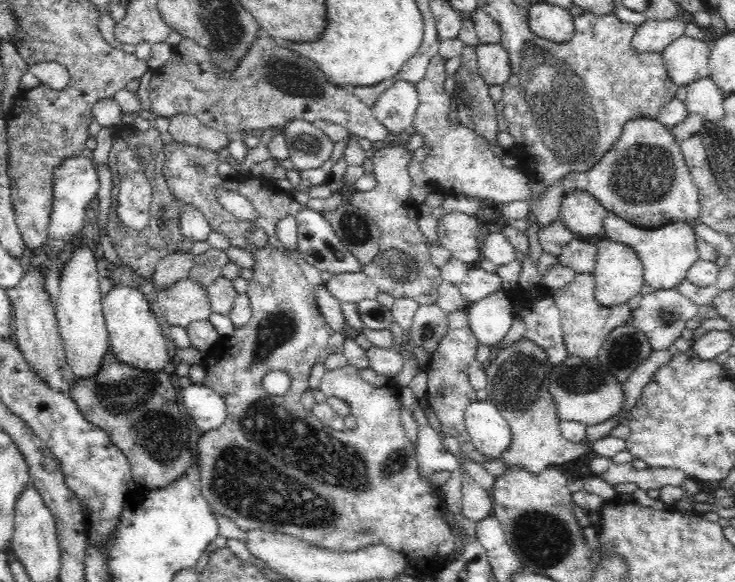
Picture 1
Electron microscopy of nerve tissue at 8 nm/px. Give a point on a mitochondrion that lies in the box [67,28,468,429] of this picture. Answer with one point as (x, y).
(289, 77)

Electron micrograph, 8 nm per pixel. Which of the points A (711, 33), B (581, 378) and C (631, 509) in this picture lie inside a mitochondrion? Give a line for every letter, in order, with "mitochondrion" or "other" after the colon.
A: other
B: mitochondrion
C: other

